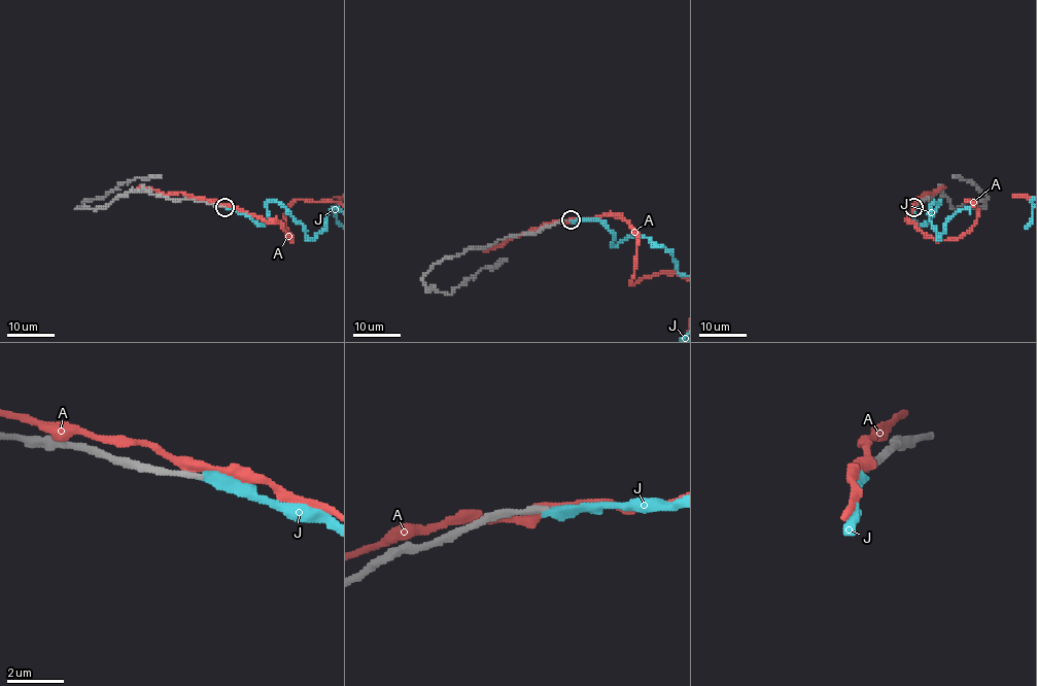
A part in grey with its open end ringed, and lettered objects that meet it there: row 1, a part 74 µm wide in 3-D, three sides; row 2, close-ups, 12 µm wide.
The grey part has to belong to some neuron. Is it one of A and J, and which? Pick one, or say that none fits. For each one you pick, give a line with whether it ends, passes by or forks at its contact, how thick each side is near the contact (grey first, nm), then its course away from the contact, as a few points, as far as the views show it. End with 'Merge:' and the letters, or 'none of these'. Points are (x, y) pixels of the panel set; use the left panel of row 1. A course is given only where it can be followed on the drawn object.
Merge: none of these

